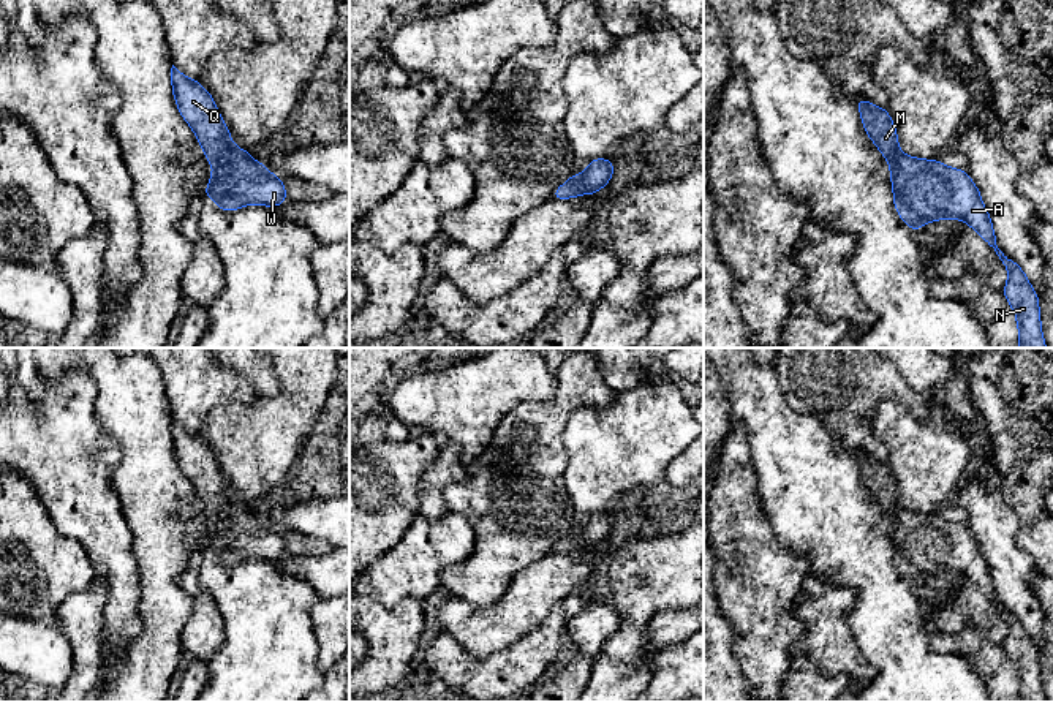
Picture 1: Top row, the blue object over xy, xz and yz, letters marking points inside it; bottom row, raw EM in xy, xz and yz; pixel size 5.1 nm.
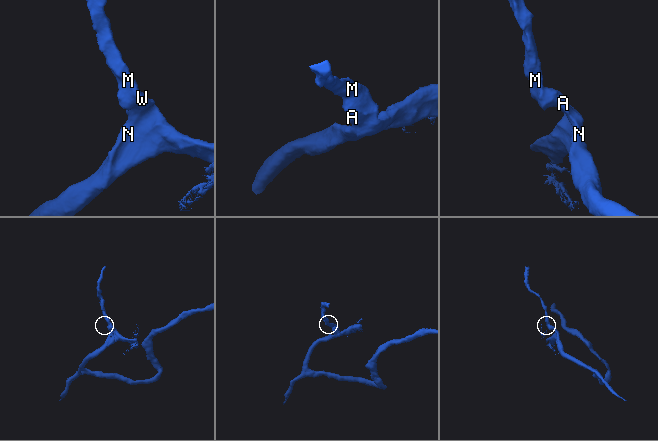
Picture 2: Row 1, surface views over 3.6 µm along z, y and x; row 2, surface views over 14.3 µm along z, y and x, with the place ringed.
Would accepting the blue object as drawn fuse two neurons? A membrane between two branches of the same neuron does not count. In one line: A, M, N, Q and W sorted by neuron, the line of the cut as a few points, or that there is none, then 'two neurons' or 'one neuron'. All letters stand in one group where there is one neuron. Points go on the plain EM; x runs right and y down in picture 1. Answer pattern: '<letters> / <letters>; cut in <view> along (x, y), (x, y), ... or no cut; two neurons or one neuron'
A M N Q W; no cut; one neuron

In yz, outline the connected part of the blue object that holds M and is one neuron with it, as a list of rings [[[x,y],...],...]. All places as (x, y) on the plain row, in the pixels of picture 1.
[[[857,452],[862,477],[887,512],[893,542],[893,560],[900,572],[915,587],[923,577],[941,572],[963,574],[994,602],[1009,626],[1002,644],[1018,678],[1018,702],[1047,702],[1042,691],[1039,650],[1020,620],[996,599],[996,590],[980,545],[966,525],[947,522],[938,514],[922,514],[900,506],[896,482],[887,462]]]

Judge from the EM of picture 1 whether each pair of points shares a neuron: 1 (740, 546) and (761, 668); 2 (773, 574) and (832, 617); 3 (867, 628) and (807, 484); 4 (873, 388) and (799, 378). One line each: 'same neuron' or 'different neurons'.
1: same neuron
2: different neurons
3: same neuron
4: same neuron

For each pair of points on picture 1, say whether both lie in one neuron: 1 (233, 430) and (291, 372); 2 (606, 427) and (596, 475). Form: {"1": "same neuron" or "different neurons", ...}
{"1": "same neuron", "2": "same neuron"}

